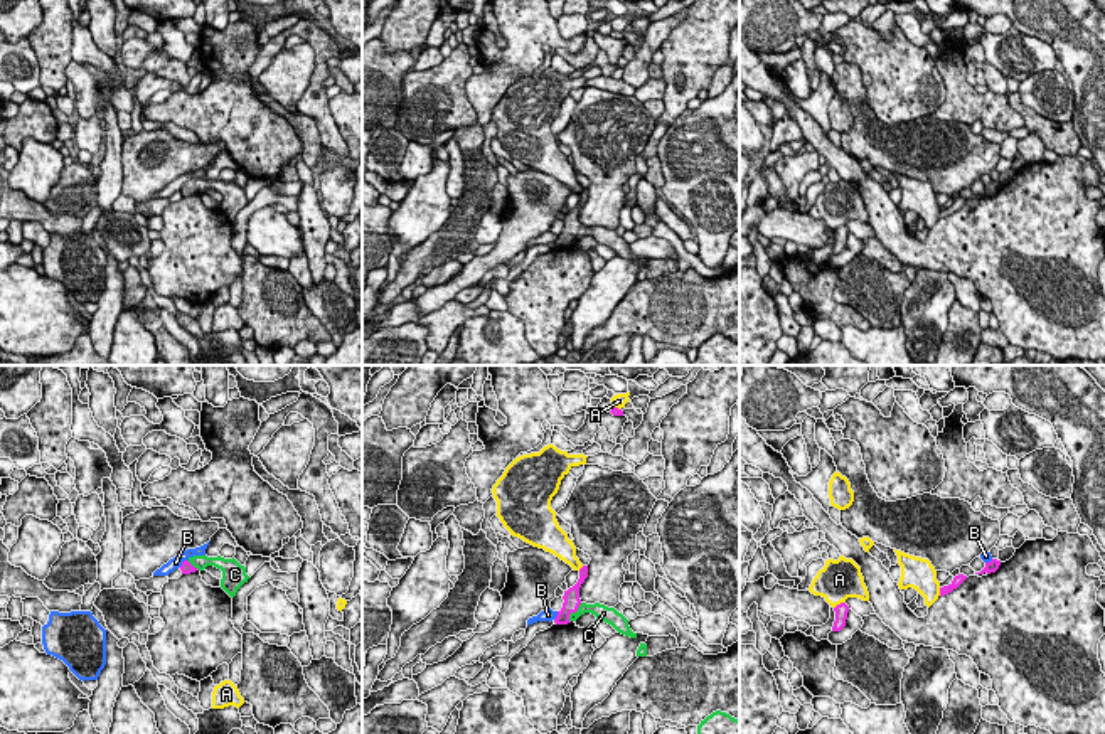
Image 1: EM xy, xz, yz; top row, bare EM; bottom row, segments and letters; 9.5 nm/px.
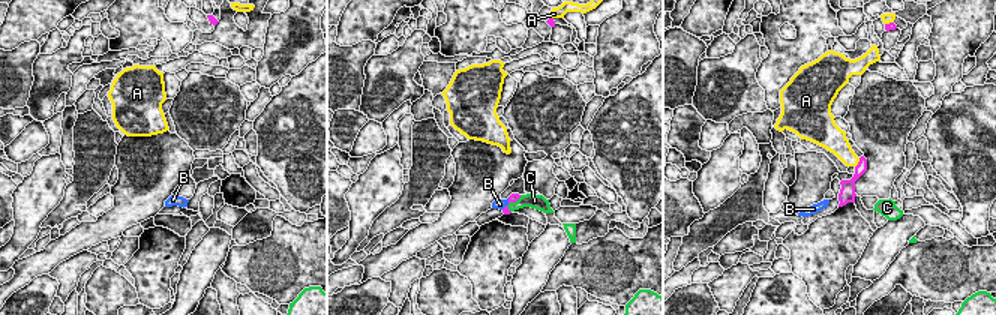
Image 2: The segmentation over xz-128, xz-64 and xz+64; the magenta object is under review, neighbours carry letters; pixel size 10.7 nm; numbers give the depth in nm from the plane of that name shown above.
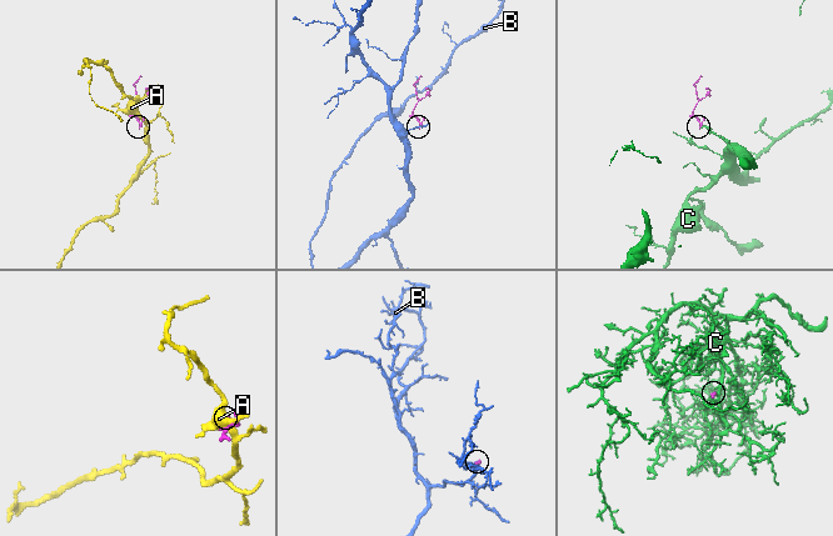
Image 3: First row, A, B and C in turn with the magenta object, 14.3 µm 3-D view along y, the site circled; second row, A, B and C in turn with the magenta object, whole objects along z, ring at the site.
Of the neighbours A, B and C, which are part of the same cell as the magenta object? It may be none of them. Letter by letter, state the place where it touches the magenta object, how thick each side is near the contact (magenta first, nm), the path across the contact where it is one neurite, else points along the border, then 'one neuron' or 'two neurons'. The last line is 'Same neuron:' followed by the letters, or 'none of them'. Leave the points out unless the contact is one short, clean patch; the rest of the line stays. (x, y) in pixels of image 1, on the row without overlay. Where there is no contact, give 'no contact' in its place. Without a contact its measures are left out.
A: meets magenta in yz at (841, 226); 130 nm thick on the magenta side, 380 nm on the other; two neurons
B: meets magenta in xz at (556, 239); 160 nm thick on the magenta side, 130 nm on the other; border along xz (558, 234), (555, 243); two neurons
C: meets magenta in xz at (573, 234); 160 nm thick on the magenta side, 130 nm on the other; runs through xz (571, 219), (573, 234), (598, 233); one neuron
Same neuron: C

